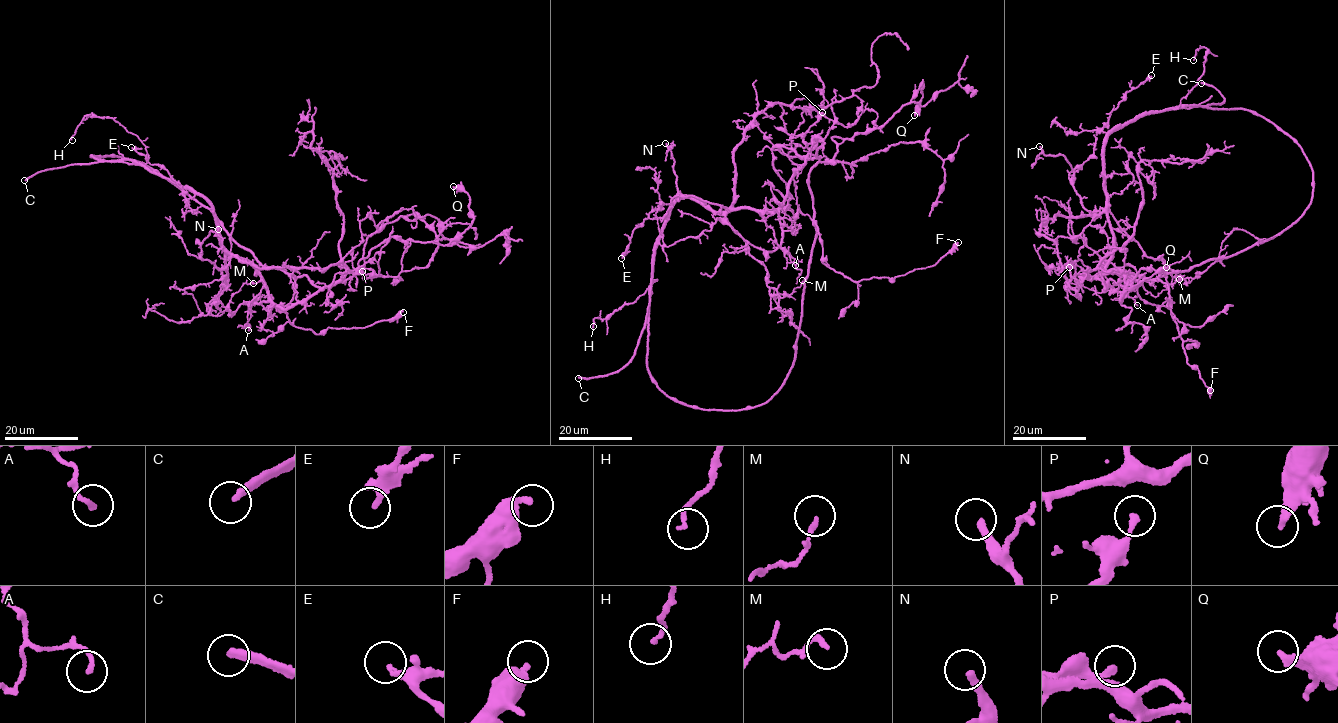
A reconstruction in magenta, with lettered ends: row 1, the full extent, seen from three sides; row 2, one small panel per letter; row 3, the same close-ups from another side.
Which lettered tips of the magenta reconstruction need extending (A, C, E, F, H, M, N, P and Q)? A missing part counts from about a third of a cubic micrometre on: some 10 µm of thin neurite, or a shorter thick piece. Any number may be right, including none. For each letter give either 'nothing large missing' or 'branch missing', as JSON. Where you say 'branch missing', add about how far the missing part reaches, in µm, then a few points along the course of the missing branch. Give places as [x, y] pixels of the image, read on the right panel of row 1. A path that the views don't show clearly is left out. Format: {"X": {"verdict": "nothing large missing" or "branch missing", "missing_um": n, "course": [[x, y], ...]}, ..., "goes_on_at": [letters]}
{"A": {"verdict": "nothing large missing"}, "C": {"verdict": "branch missing", "missing_um": 35}, "E": {"verdict": "nothing large missing"}, "F": {"verdict": "nothing large missing"}, "H": {"verdict": "nothing large missing"}, "M": {"verdict": "nothing large missing"}, "N": {"verdict": "branch missing", "missing_um": 25}, "P": {"verdict": "nothing large missing"}, "Q": {"verdict": "nothing large missing"}, "goes_on_at": ["C", "N"]}

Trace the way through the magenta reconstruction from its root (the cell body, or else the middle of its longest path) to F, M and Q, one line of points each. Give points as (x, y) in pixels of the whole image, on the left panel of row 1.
F: (277, 305), (297, 302), (290, 274), (292, 301), (277, 306), (294, 326), (316, 334), (367, 326), (403, 312)
M: (277, 305), (257, 269), (228, 255), (228, 286), (221, 285), (216, 299), (226, 307), (244, 283), (253, 283)
Q: (277, 305), (297, 302), (290, 274), (327, 286), (389, 238), (447, 244), (473, 219), (453, 186)

